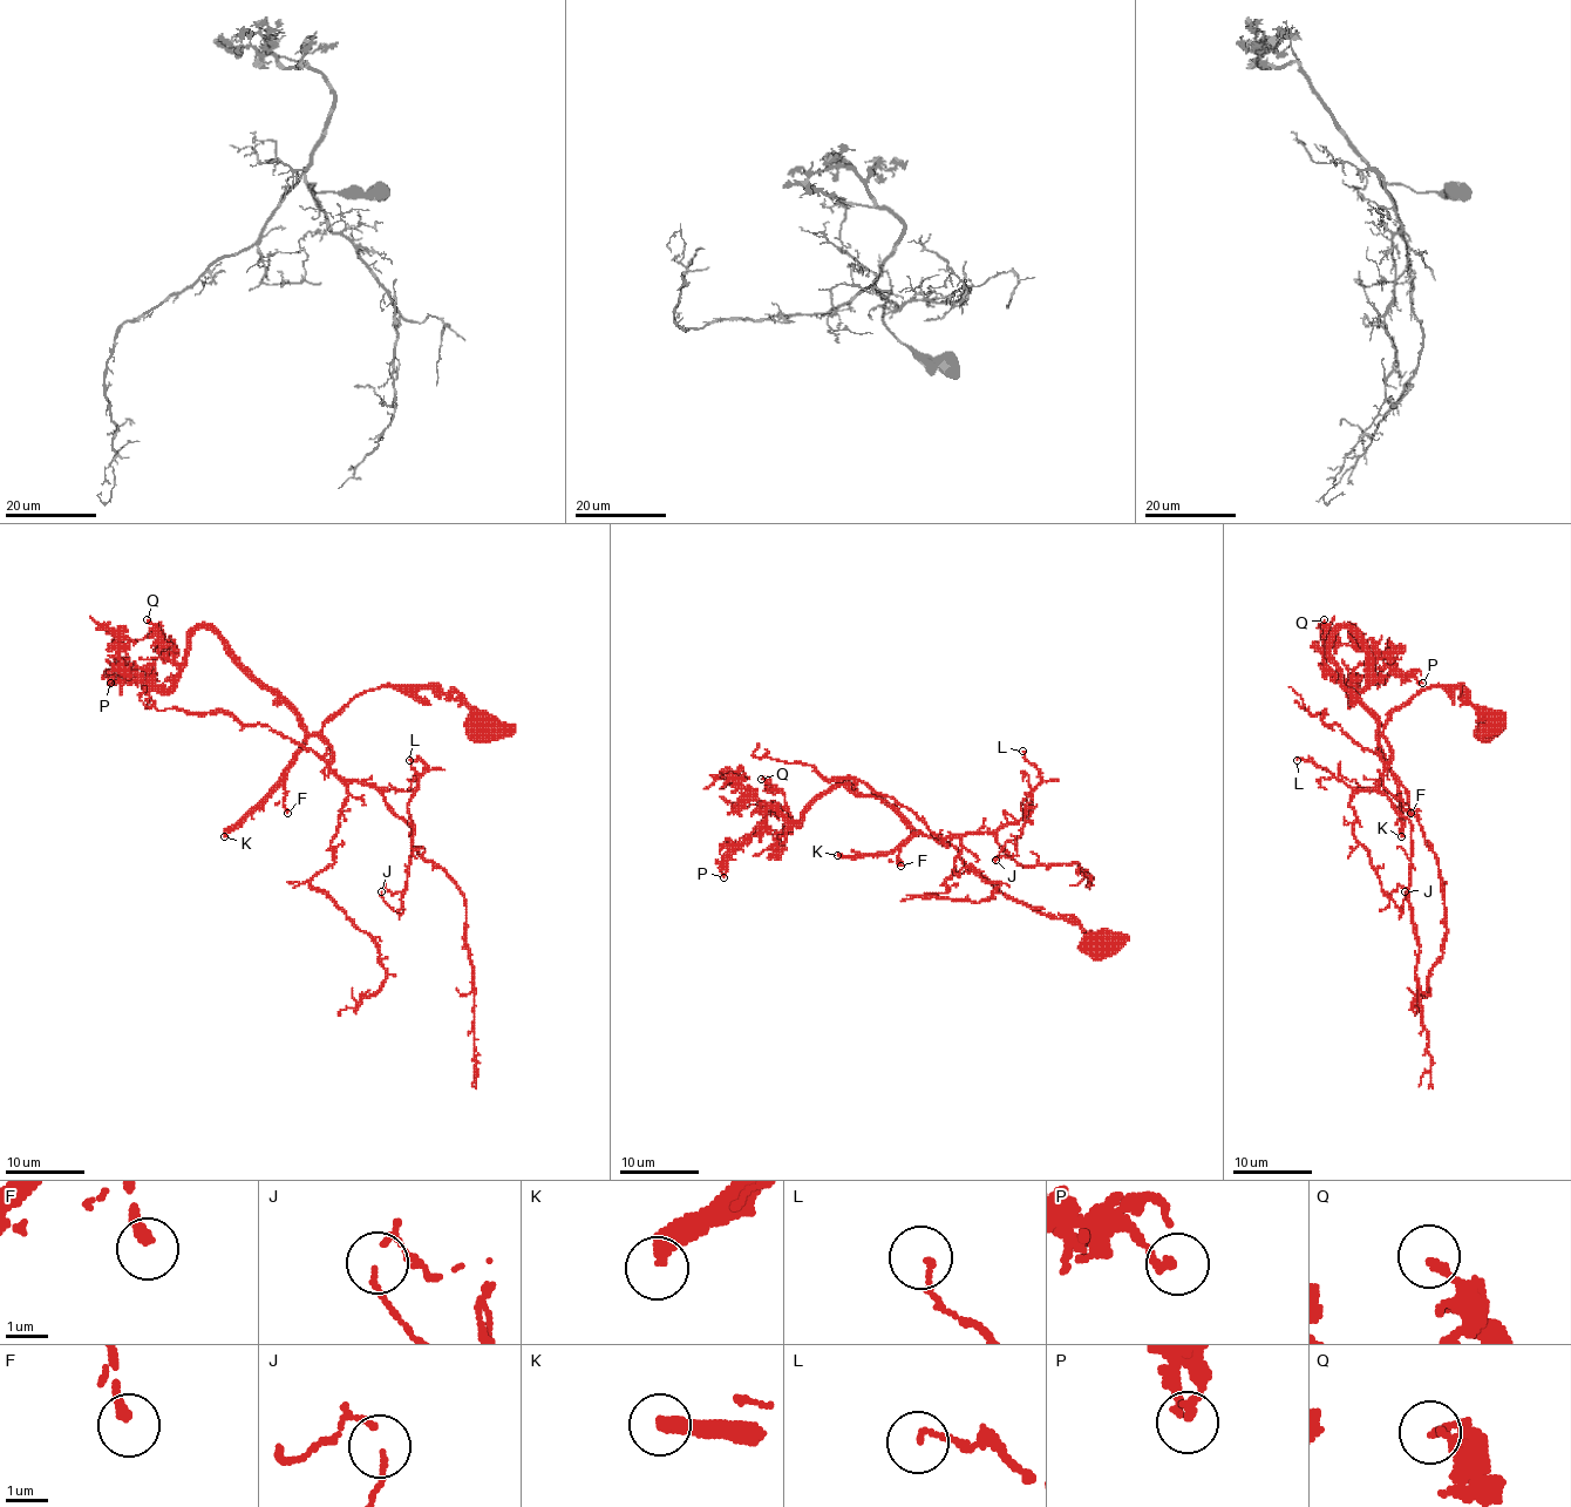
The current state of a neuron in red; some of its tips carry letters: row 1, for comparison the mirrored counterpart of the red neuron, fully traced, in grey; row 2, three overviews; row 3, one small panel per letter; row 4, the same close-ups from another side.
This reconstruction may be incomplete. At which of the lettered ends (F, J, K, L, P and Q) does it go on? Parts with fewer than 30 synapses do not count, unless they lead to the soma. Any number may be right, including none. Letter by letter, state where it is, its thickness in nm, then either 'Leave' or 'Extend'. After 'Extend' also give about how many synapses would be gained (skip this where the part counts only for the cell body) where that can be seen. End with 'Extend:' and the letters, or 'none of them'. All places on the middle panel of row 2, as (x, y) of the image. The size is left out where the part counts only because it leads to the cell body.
F: Place: (900, 866). Thickness 240 nm. Leave
J: Place: (995, 860). Thickness 80 nm. Leave
K: Place: (837, 855). Thickness 320 nm. Extend. Roughly 90 synapses
L: Place: (1022, 751). Thickness 110 nm. Leave
P: Place: (723, 877). Thickness 190 nm. Leave
Q: Place: (761, 779). Thickness 170 nm. Leave
Extend: K

